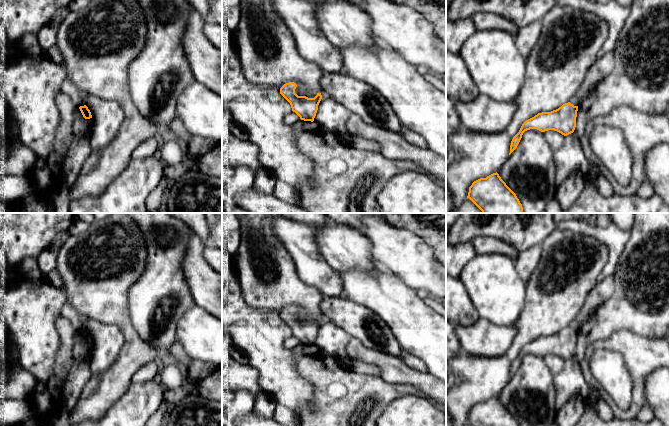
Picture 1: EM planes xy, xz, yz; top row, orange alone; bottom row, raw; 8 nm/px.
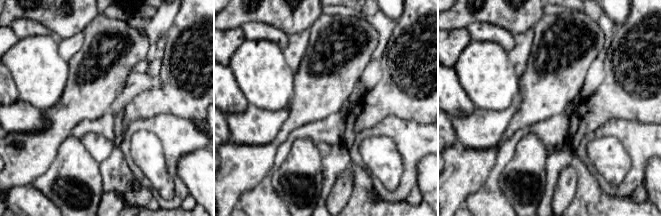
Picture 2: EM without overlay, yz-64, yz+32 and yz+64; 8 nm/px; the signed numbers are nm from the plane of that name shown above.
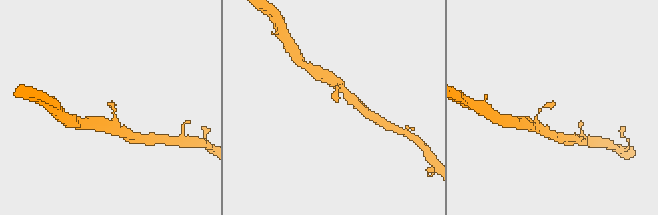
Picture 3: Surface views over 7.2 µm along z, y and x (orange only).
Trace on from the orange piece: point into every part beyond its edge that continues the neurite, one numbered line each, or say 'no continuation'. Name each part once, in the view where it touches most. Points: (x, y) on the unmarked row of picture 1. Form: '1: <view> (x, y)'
no continuation

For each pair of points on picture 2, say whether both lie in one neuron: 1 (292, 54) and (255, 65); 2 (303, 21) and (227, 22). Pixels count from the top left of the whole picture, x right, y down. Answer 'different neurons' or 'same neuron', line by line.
1: different neurons
2: same neuron

